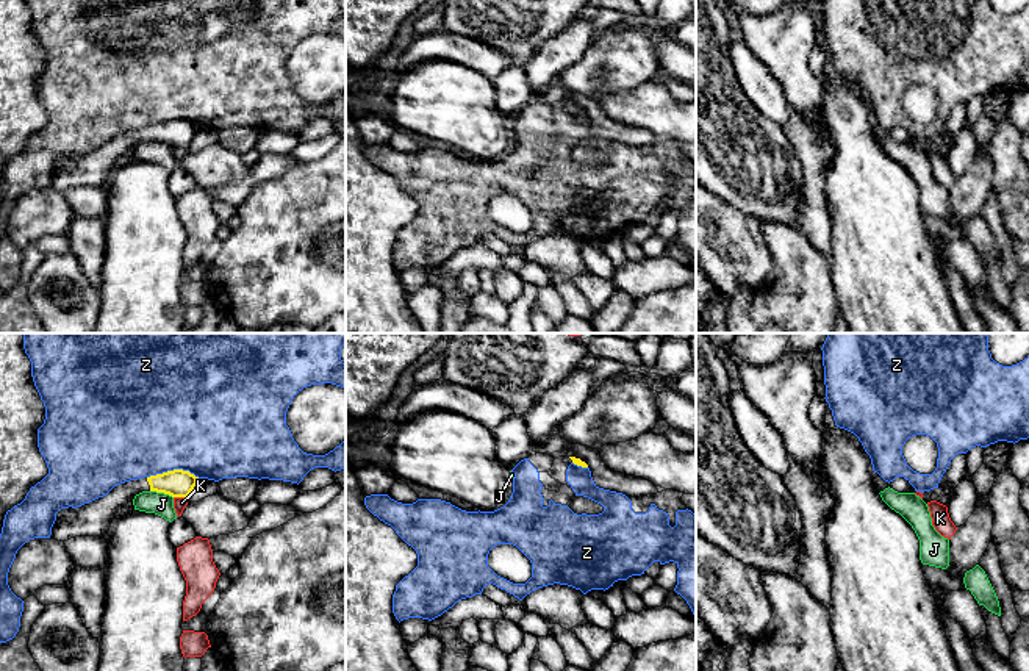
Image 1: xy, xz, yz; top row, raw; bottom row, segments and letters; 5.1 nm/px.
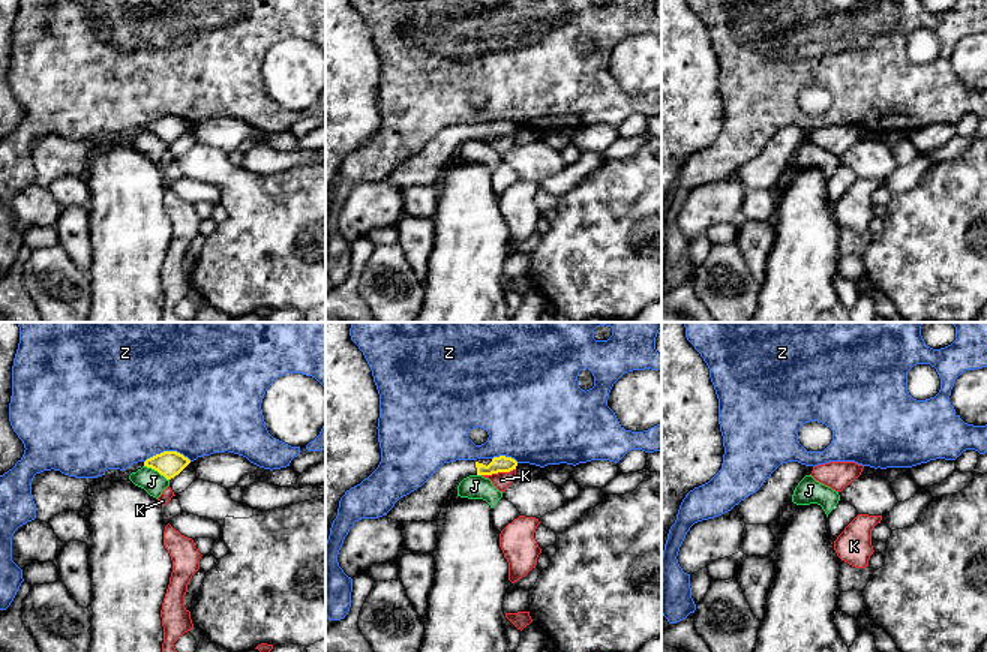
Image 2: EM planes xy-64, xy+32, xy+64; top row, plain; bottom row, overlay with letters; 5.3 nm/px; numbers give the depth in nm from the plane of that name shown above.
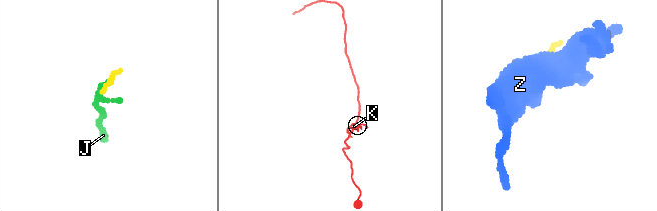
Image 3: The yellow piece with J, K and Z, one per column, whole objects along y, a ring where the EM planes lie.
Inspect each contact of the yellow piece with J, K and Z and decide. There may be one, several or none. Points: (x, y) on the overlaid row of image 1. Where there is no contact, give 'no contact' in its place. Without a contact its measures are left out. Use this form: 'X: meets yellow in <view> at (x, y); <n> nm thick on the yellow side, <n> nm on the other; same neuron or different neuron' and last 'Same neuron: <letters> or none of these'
J: meets yellow in xy at (161, 491); 140 nm thick on the yellow side, 120 nm on the other; different neuron
K: meets yellow in xy at (180, 496); 140 nm thick on the yellow side, 60 nm on the other; different neuron
Z: meets yellow in xy at (174, 470); 140 nm thick on the yellow side, 500 nm on the other; different neuron
Same neuron: none of these

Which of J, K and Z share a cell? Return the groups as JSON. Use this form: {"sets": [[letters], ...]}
{"sets": [["J"], ["K"], ["Z"]]}

